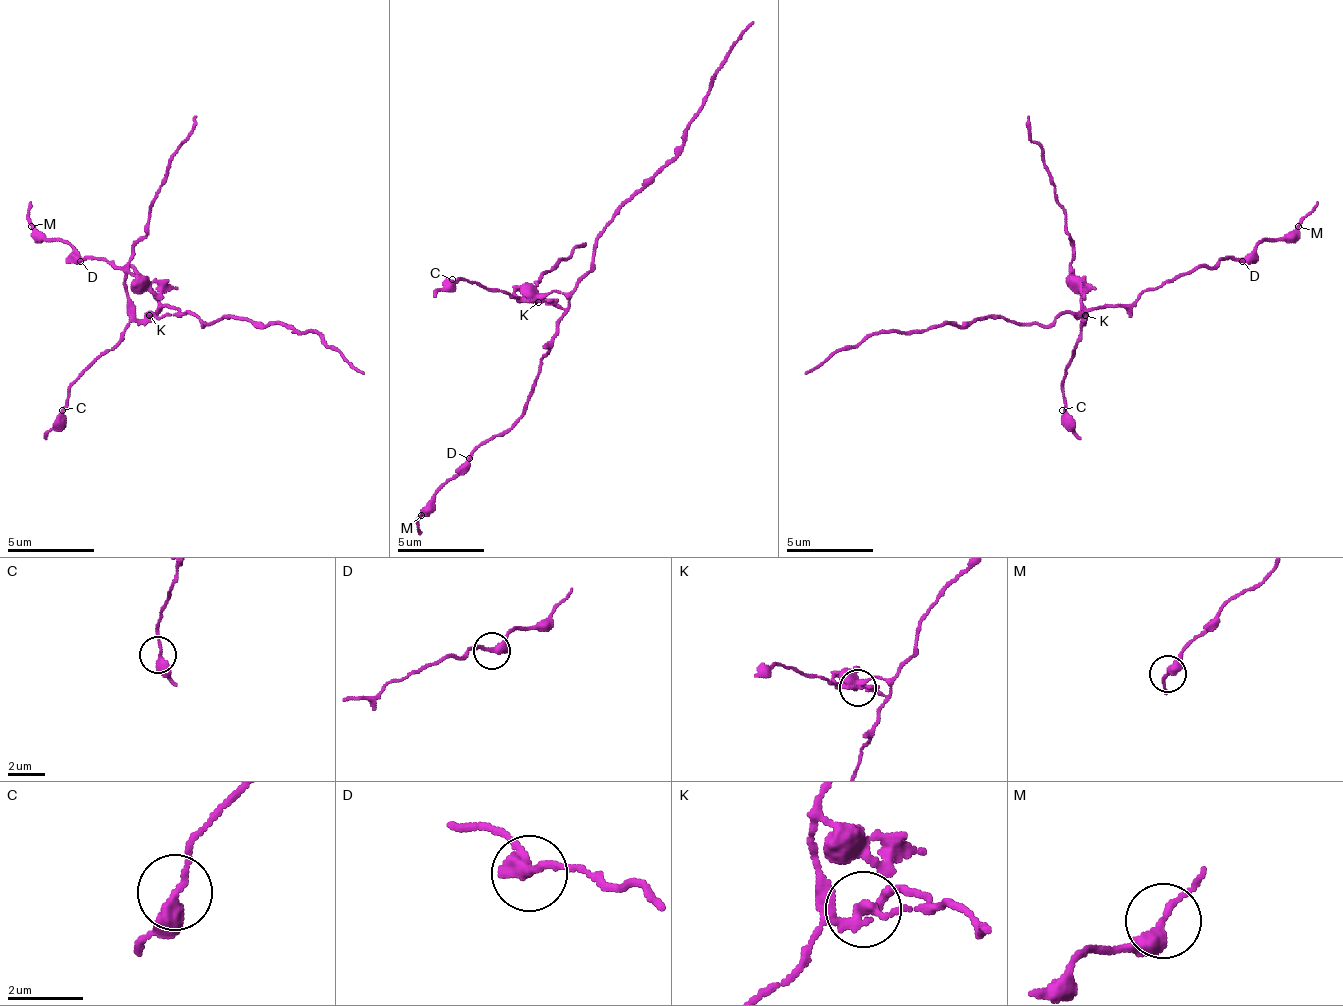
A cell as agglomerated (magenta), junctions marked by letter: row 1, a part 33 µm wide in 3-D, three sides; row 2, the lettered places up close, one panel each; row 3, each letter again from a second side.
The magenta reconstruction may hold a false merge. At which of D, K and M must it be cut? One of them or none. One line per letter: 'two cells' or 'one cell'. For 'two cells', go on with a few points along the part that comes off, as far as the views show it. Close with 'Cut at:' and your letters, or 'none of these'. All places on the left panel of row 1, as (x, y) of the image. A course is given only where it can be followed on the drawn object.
D: one cell
K: two cells; course (150, 314), (141, 318), (128, 296), (128, 257), (172, 152), (198, 117)
M: one cell
Cut at: K

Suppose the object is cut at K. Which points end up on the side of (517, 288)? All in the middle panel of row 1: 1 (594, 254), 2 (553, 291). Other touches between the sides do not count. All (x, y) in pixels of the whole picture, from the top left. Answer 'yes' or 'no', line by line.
1: no
2: no

